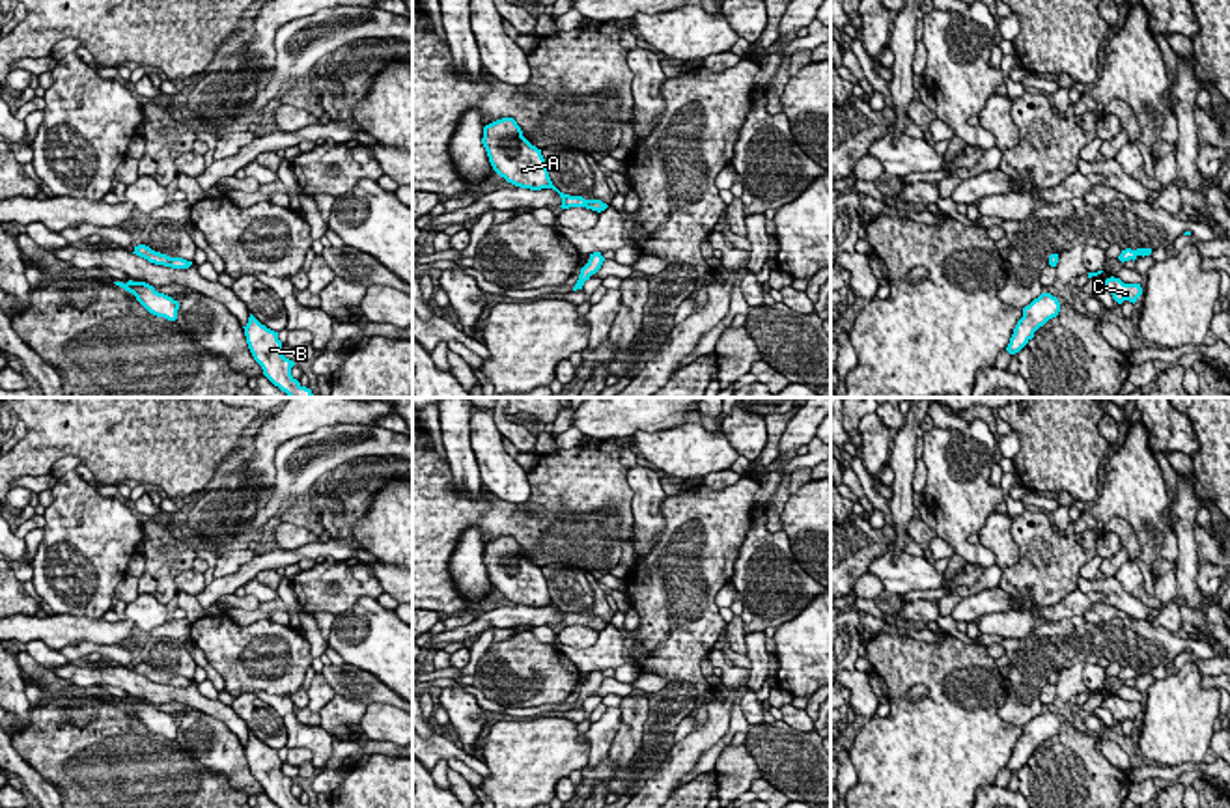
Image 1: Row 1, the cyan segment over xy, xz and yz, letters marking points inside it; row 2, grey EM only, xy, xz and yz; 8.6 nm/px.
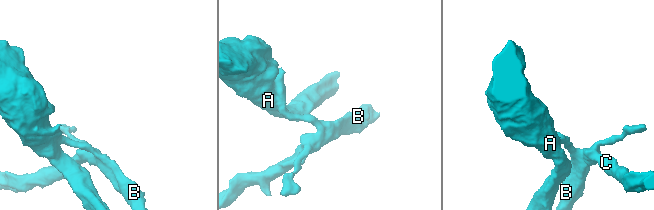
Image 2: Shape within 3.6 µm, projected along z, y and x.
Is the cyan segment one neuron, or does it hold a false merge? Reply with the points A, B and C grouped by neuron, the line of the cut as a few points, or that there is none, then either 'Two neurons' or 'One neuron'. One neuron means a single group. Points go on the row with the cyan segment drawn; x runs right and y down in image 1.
Groups: A / B C. Split along xy (168, 256), (159, 264). Two neurons

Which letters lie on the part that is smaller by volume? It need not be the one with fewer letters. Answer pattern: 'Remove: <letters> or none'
Remove: B, C

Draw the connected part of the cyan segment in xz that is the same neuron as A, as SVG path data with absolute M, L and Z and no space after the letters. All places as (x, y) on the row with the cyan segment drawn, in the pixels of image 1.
M513 118L485 125L482 144L493 170L508 183L530 190L552 188L562 198L562 209L582 207L582 196L564 194L552 185L541 149L523 136Z

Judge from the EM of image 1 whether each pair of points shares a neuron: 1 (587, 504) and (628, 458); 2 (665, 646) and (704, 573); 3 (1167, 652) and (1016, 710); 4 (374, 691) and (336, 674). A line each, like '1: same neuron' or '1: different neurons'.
1: different neurons
2: same neuron
3: same neuron
4: same neuron

